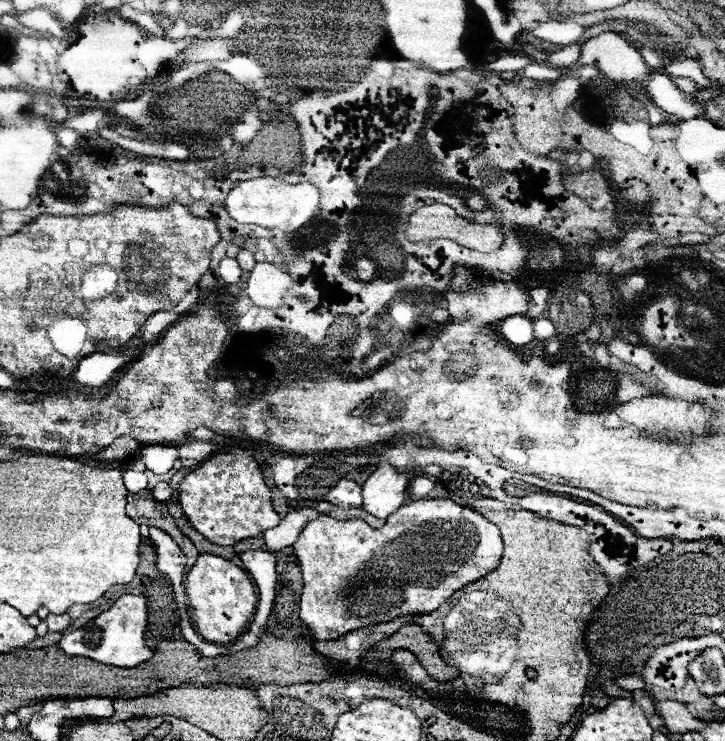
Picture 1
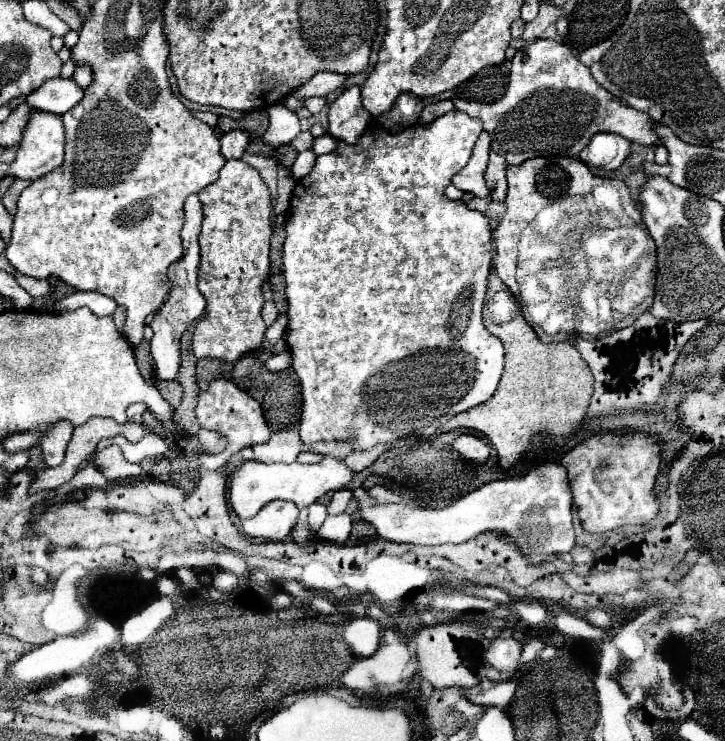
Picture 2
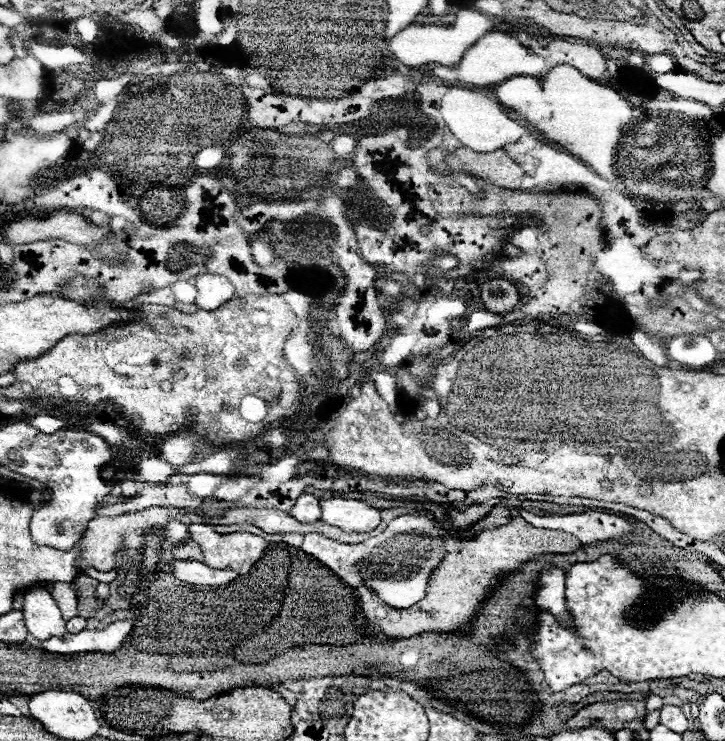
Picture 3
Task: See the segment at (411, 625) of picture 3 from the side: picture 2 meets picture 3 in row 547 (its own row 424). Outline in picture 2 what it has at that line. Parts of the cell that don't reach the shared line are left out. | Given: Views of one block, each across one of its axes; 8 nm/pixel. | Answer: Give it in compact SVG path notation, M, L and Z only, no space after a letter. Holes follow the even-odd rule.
M496 274L490 276L482 316L484 326L498 336L506 348L502 380L488 402L454 416L440 428L440 432L472 428L484 434L498 452L500 470L510 470L530 452L530 444L536 434L546 434L556 446L564 446L566 440L574 436L586 416L592 394L592 372L570 342L544 344L536 336L532 326L524 320L520 306L514 302L514 296Z

